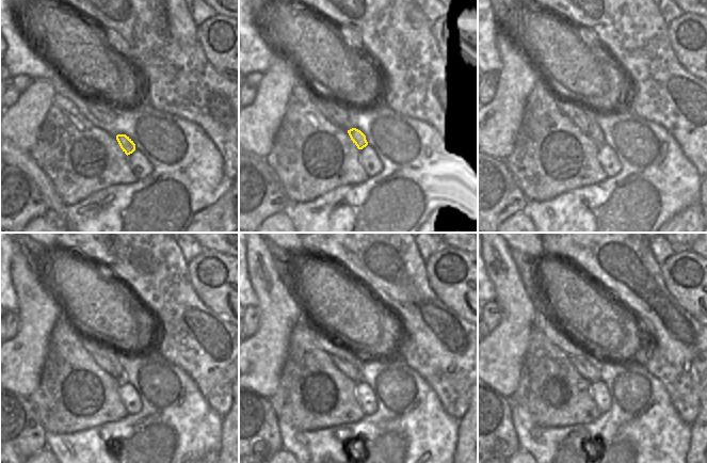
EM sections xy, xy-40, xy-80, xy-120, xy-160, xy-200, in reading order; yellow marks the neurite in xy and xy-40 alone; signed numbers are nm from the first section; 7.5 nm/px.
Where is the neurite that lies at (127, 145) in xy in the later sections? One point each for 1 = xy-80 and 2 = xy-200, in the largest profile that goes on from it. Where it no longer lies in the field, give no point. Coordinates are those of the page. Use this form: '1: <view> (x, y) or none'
1: xy-80 (594, 131)
2: xy-200 (542, 321)

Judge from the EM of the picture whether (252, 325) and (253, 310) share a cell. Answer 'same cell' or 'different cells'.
same cell

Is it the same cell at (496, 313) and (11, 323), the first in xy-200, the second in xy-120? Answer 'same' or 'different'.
same

